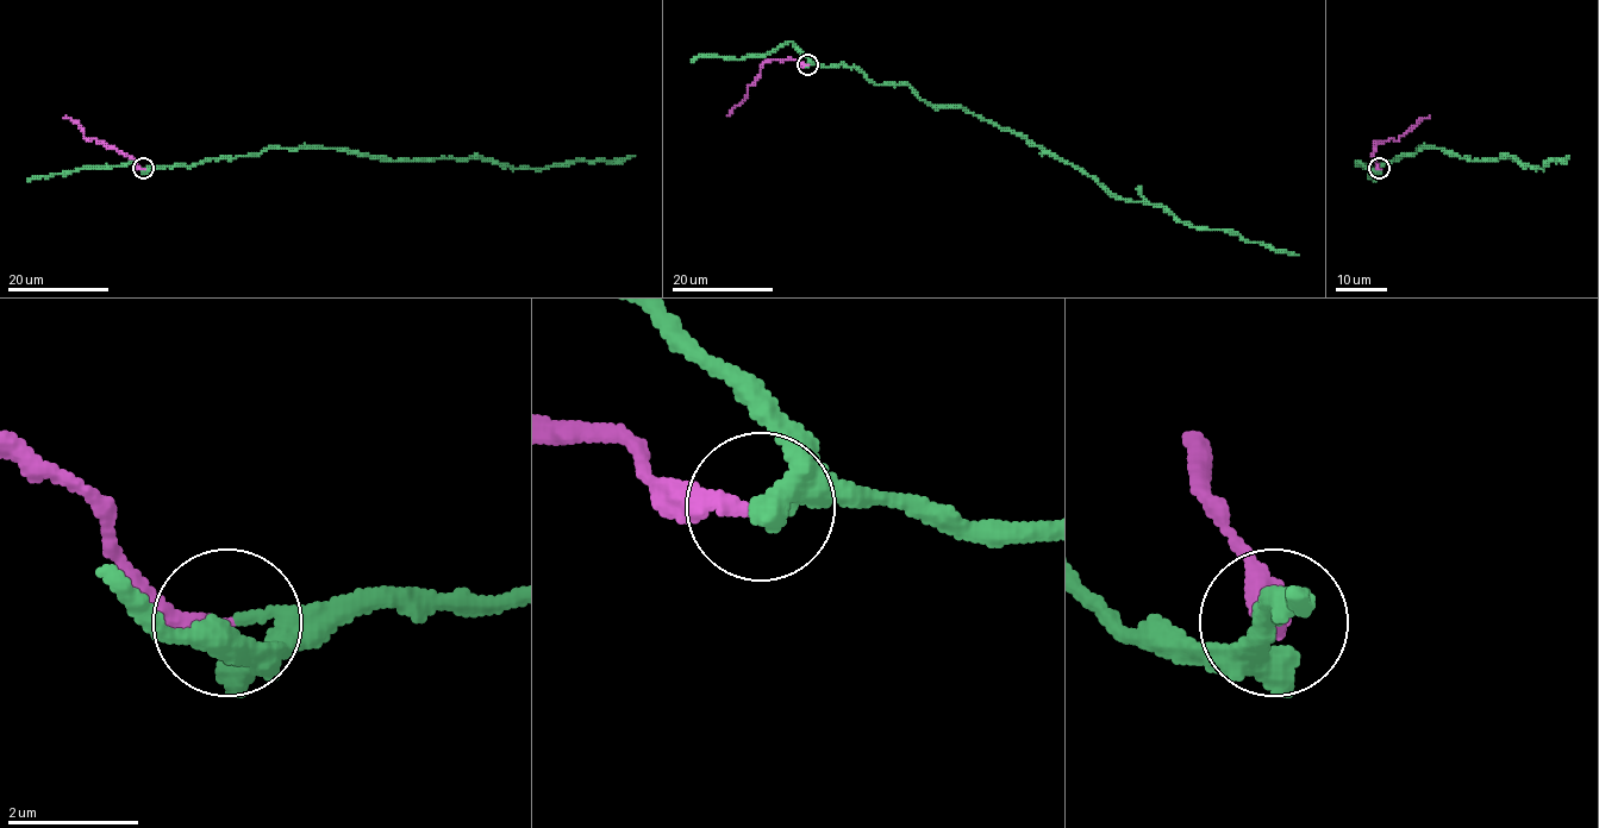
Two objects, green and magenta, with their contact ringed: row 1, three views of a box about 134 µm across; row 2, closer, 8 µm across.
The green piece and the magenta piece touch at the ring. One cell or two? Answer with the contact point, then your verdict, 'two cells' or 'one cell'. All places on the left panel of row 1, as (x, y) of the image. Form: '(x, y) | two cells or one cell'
(143, 168) | one cell

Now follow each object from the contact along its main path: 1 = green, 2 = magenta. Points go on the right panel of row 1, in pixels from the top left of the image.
1: (1379, 168), (1423, 146), (1476, 161), (1516, 158), (1542, 169), (1549, 161), (1563, 162), (1569, 155)
2: (1379, 168), (1373, 152), (1375, 143), (1398, 140), (1417, 123), (1430, 117)

